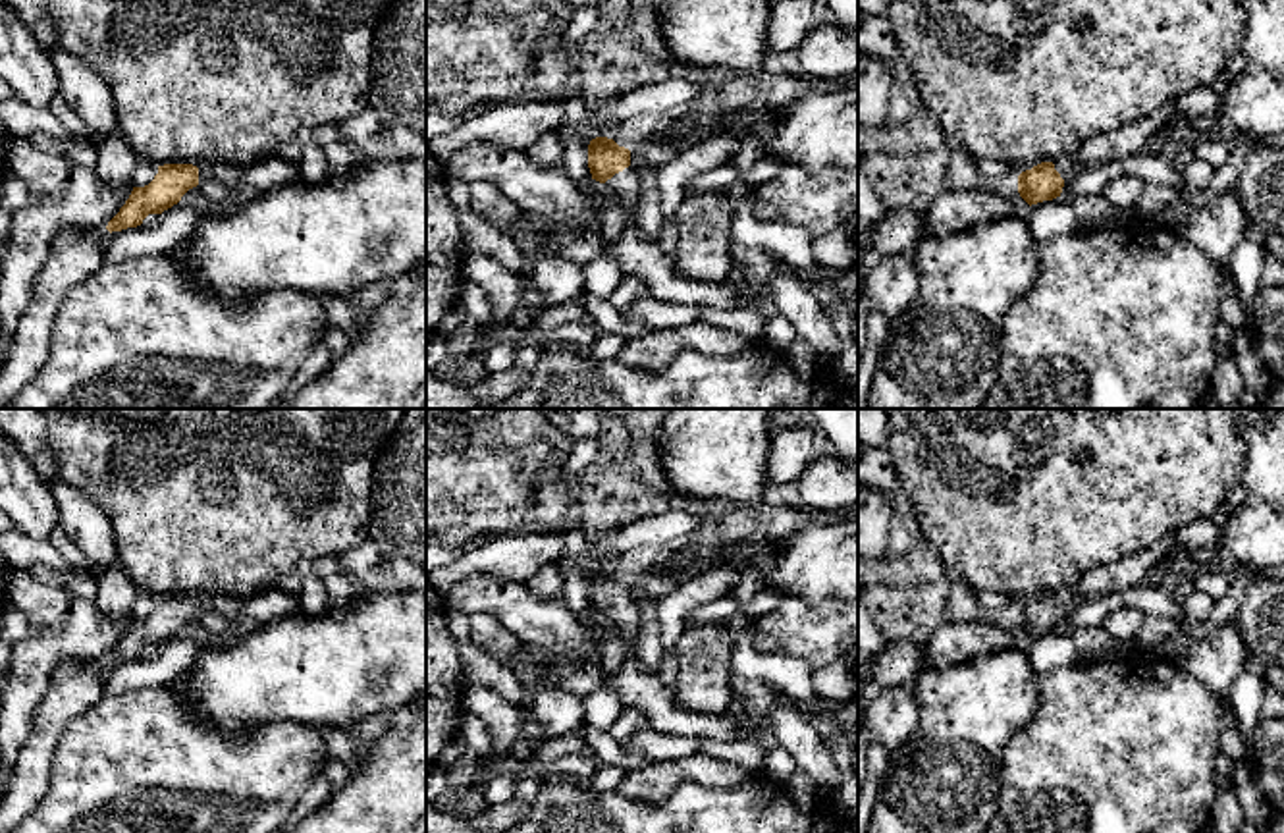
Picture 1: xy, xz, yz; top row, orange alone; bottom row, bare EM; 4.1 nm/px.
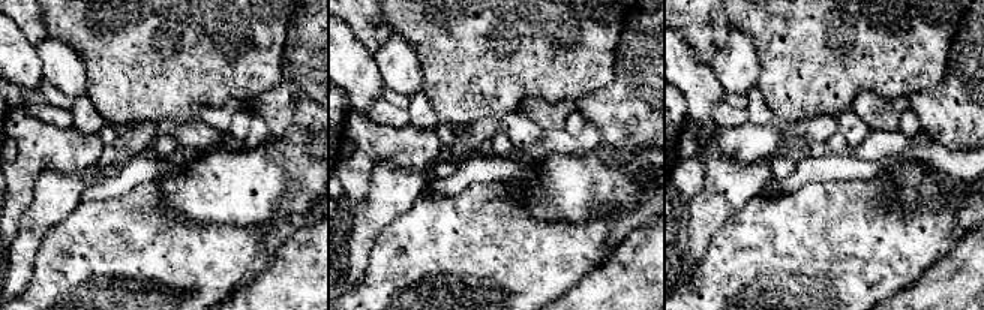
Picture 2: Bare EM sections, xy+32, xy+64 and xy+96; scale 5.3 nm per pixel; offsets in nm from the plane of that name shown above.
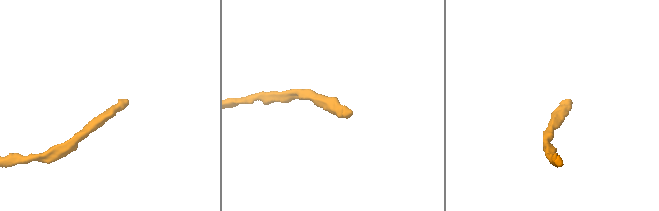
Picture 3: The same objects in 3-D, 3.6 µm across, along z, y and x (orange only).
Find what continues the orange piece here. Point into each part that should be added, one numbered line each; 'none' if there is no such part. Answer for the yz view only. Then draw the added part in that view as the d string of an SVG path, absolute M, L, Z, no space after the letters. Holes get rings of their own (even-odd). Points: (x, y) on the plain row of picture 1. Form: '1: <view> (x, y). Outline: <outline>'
1: yz (1067, 598). Outline: M1064 586L1058 592L1055 592L1053 596L1062 611L1068 611L1074 605L1078 605L1080 602L1083 602L1083 598L1078 594L1076 586Z

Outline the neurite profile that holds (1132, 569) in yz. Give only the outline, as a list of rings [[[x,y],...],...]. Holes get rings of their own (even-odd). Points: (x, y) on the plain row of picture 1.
[[[1168,532],[1141,551],[1099,565],[1078,580],[1078,596],[1083,600],[1099,600],[1145,584],[1149,573],[1176,548],[1176,532]]]

